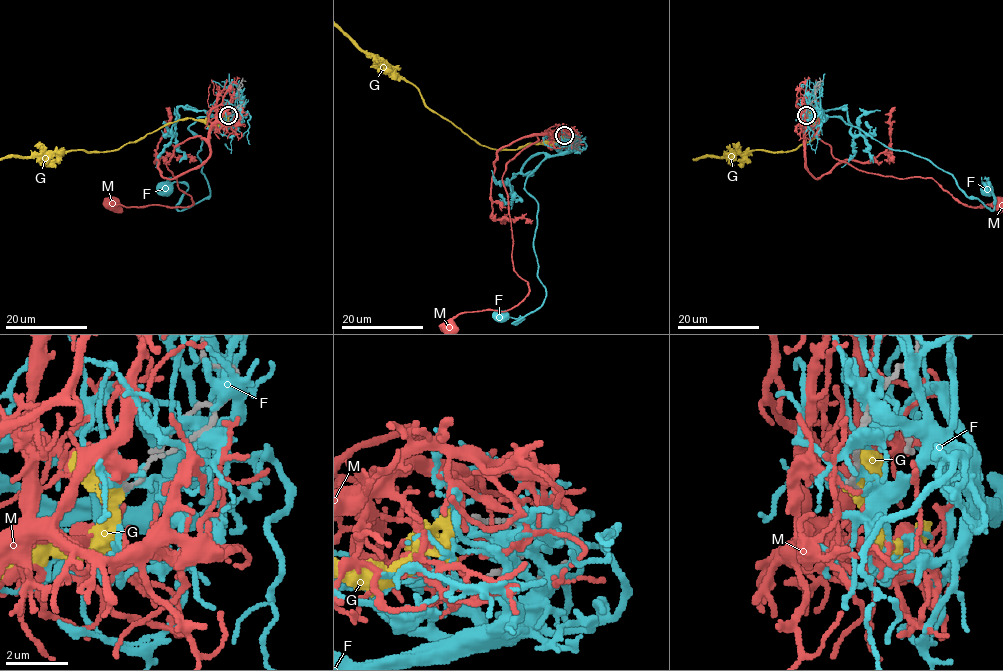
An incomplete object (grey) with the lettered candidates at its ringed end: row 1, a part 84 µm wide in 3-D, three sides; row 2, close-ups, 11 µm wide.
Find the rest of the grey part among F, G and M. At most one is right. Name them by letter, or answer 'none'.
M

